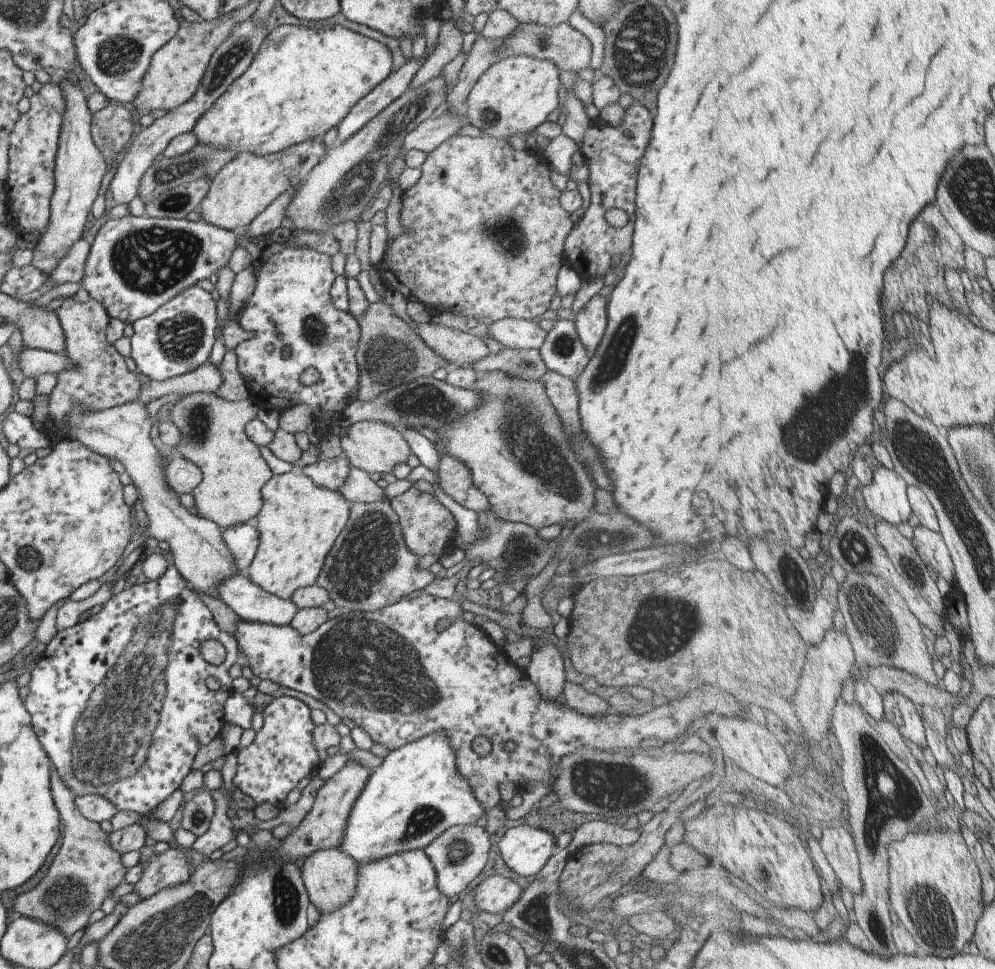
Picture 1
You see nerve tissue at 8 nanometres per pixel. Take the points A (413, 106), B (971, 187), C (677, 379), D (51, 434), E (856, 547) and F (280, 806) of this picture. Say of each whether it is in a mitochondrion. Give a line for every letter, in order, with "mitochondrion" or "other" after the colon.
A: mitochondrion
B: mitochondrion
C: other
D: other
E: mitochondrion
F: other

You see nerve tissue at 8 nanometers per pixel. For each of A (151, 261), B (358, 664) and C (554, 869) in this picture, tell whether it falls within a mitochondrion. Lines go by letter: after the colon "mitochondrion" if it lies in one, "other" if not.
A: mitochondrion
B: mitochondrion
C: other

